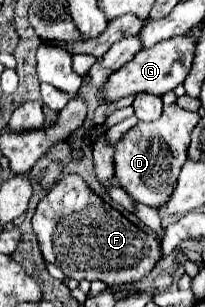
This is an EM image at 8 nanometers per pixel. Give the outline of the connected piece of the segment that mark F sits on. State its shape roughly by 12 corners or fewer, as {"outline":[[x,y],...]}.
{"outline":[[65,175],[37,205],[47,263],[121,287],[161,239]]}

